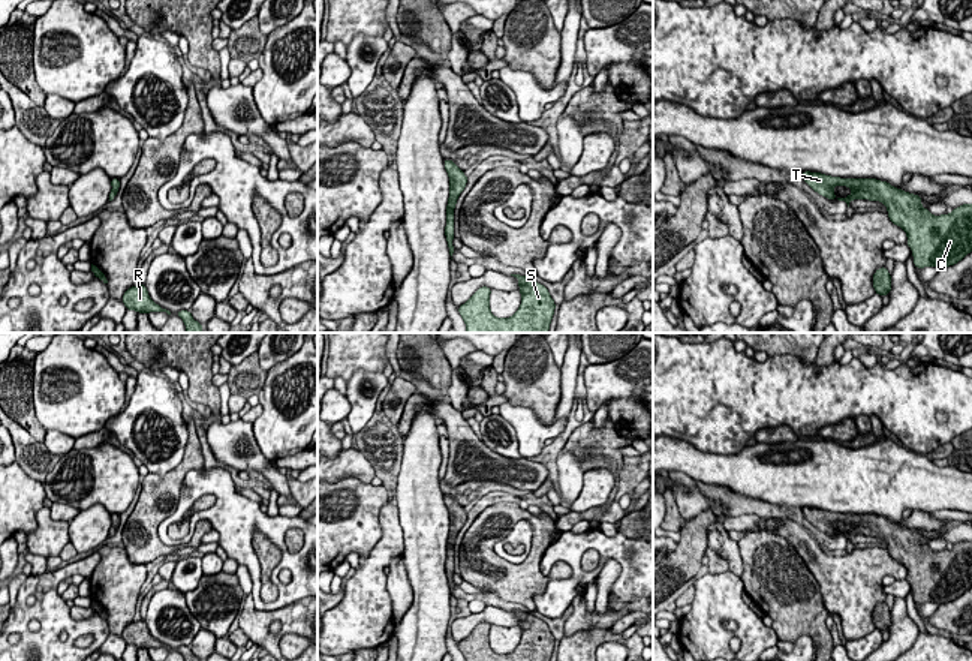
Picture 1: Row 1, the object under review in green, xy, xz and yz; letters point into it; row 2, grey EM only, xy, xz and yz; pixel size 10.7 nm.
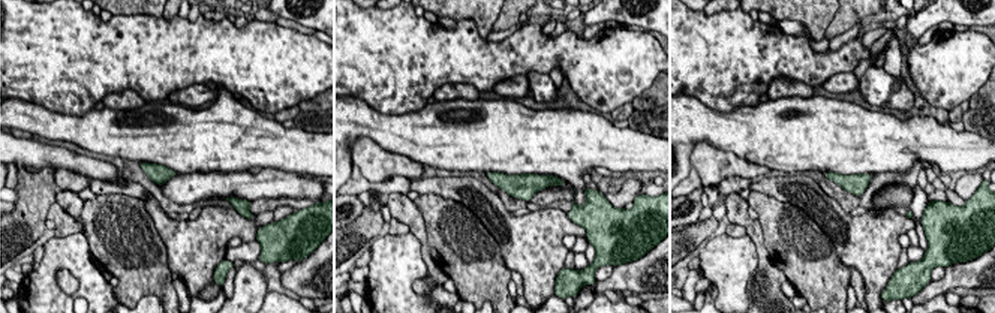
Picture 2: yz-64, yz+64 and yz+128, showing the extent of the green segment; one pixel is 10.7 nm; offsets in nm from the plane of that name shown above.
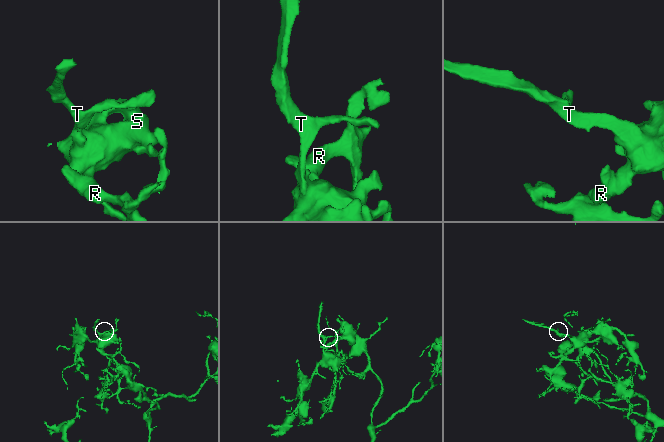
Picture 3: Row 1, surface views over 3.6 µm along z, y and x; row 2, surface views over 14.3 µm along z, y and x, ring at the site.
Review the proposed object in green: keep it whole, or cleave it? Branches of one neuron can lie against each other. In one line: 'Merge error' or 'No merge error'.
No merge error

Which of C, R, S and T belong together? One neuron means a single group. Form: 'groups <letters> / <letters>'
groups C R S T

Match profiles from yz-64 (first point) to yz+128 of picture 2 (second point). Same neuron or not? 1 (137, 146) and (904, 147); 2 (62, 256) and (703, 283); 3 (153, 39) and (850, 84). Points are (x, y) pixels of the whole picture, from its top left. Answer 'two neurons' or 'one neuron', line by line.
1: one neuron
2: two neurons
3: two neurons

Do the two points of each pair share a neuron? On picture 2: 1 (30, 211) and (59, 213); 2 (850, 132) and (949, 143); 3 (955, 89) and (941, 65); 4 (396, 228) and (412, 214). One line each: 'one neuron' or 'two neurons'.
1: two neurons
2: one neuron
3: one neuron
4: two neurons

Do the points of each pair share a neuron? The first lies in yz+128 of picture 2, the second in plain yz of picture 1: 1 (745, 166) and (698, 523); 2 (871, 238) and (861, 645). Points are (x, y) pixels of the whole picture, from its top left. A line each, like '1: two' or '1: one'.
1: two
2: two

